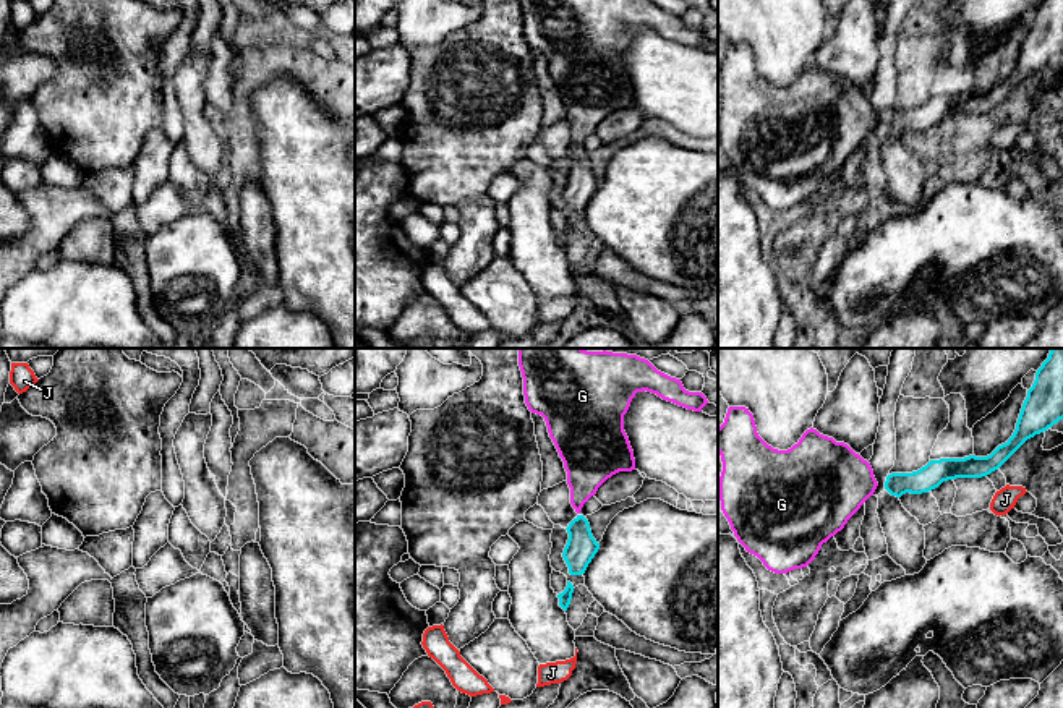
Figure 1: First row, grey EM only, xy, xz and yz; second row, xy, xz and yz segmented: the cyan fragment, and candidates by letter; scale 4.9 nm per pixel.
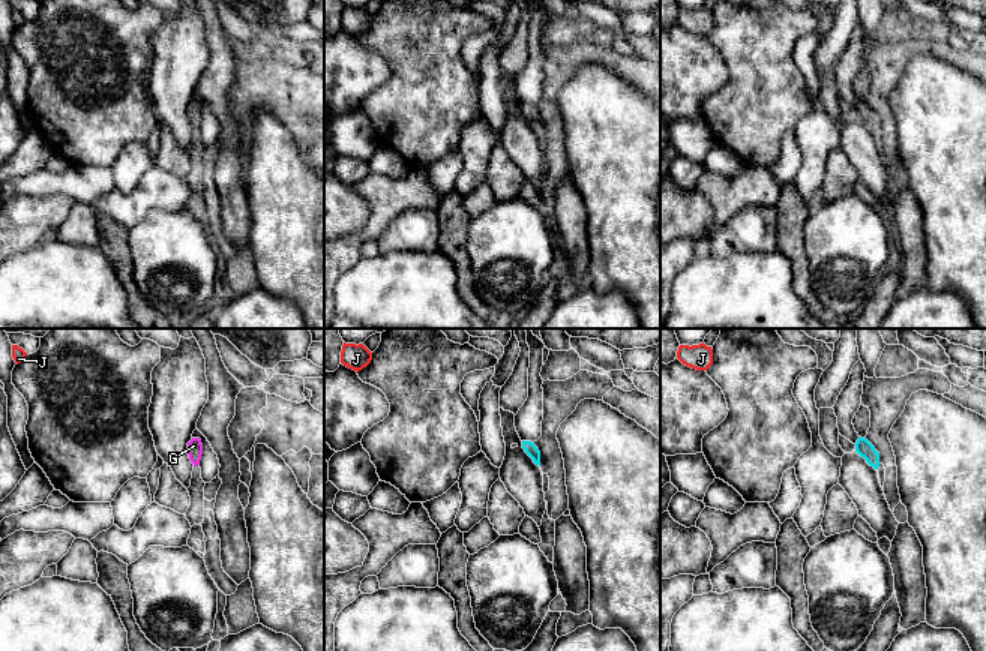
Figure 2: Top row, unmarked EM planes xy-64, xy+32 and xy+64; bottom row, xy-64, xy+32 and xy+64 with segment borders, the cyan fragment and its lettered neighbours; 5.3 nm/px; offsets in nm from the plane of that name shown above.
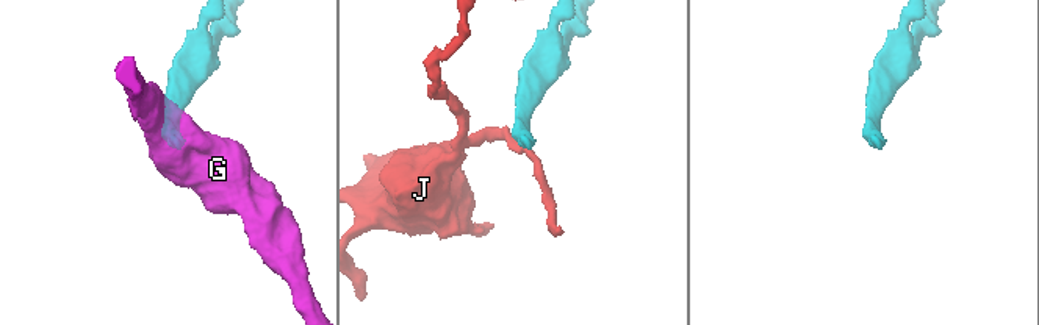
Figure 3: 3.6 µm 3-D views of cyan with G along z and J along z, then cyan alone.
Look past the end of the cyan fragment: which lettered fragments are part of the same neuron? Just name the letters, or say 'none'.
G

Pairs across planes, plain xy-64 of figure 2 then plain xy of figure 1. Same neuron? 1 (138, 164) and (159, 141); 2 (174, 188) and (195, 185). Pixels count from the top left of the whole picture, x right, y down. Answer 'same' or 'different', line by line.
1: same
2: different

